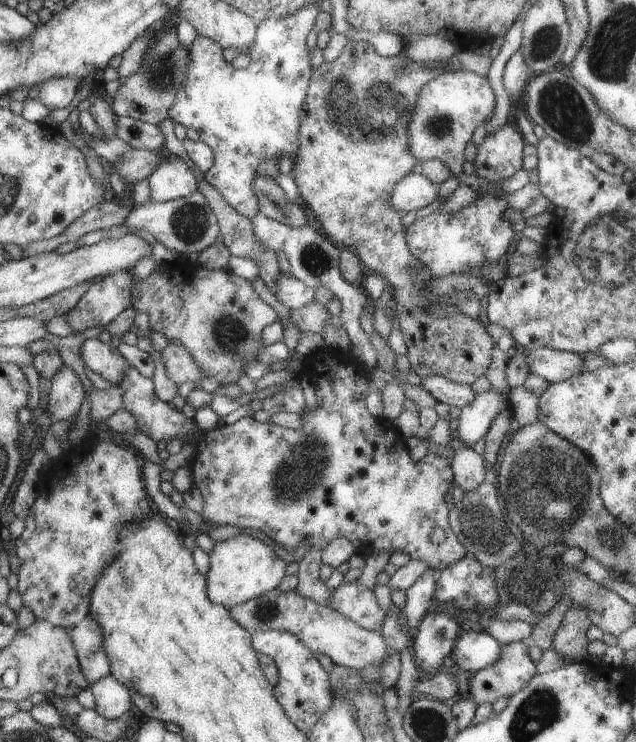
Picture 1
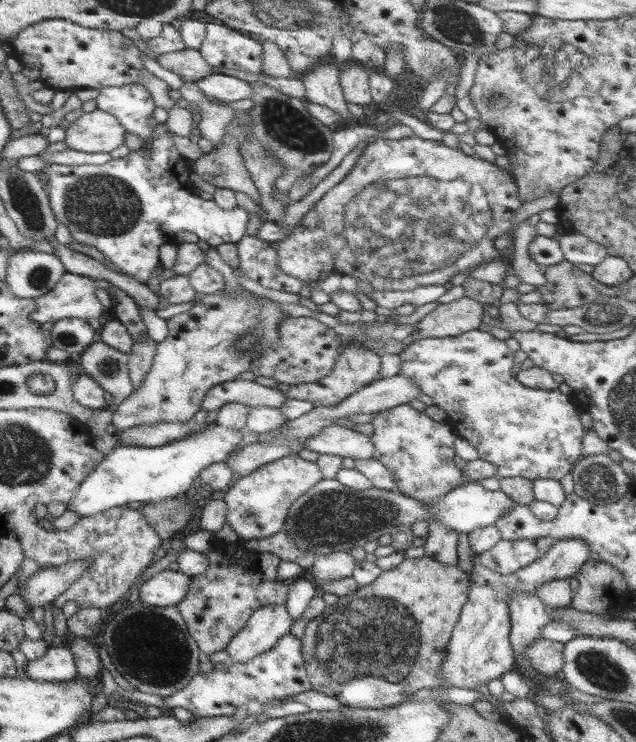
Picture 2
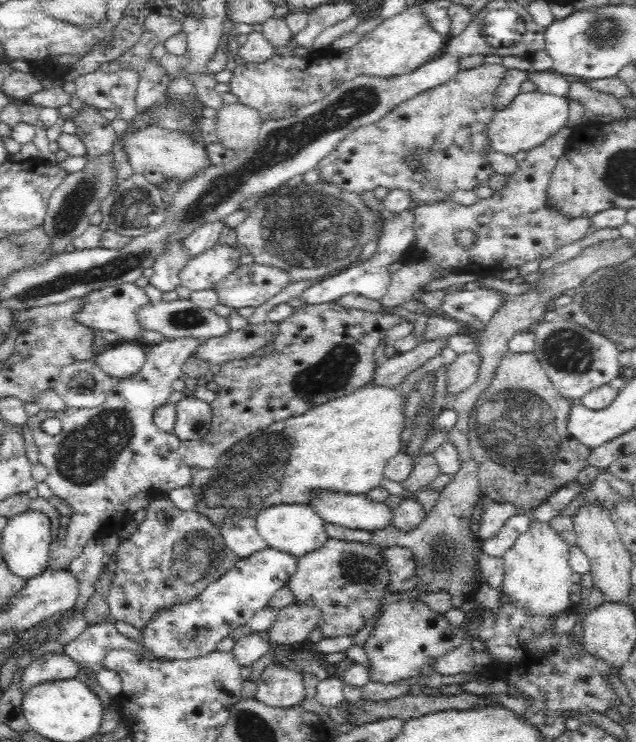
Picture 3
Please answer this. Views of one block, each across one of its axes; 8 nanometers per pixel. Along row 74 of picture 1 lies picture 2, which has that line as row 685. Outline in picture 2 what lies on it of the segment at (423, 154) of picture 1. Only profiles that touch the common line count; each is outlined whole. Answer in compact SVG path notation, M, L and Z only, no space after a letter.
M580 538L557 540L541 556L513 572L499 574L487 568L473 558L468 598L460 610L450 639L440 662L440 683L438 688L468 688L474 690L478 684L486 684L493 678L499 678L504 672L515 667L514 650L511 648L508 634L510 618L507 603L513 594L534 594L539 586L549 580L563 580L574 576L589 556L589 549Z

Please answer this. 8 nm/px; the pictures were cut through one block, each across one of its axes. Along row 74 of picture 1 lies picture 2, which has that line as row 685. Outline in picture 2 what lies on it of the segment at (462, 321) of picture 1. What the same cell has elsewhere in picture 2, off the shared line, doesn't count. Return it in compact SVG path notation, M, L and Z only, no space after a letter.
M423 555L421 558L404 558L394 568L381 571L378 578L375 578L371 584L358 587L353 593L341 596L341 598L338 597L335 604L326 605L321 614L306 622L303 634L300 636L301 654L310 688L315 692L325 694L325 696L333 696L343 706L360 709L392 707L401 704L406 698L419 692L419 690L423 690L423 688L436 688L440 683L439 665L443 660L444 650L460 610L467 601L469 584L470 576L463 573L459 566L447 566Z

